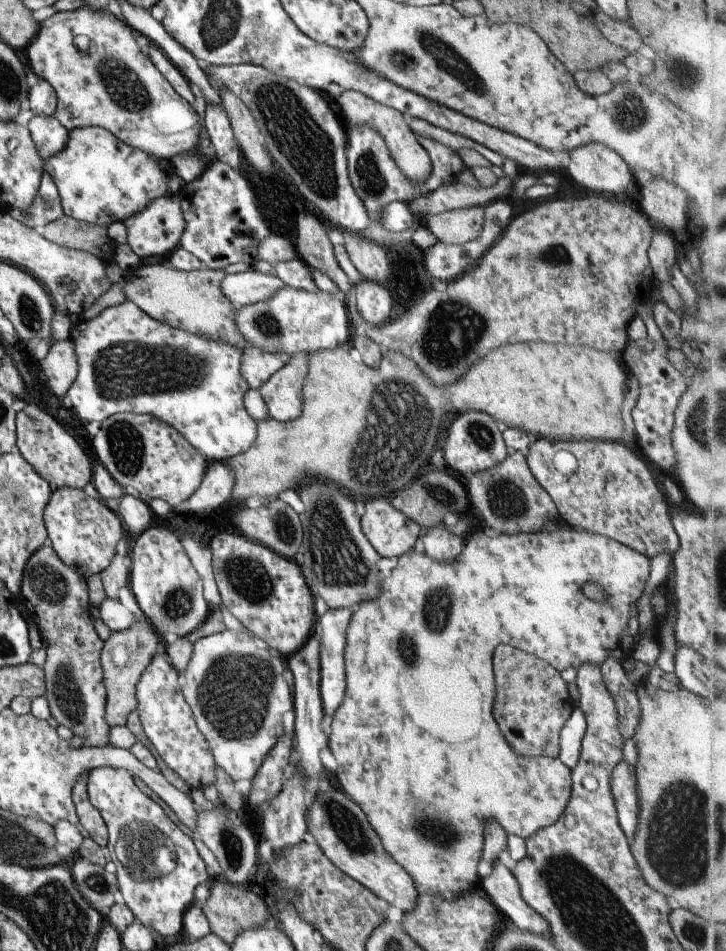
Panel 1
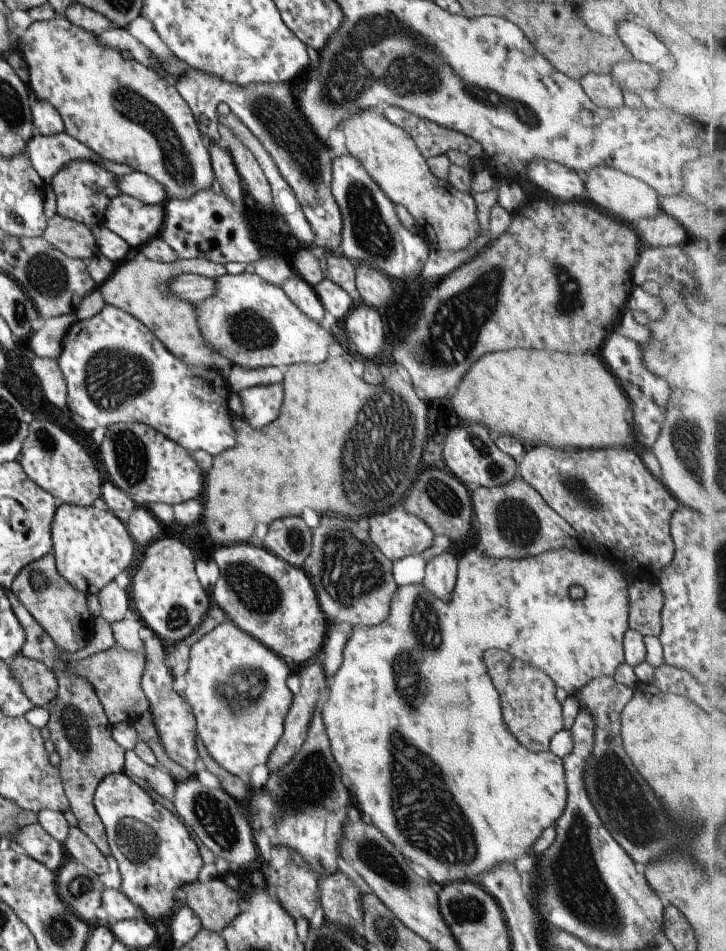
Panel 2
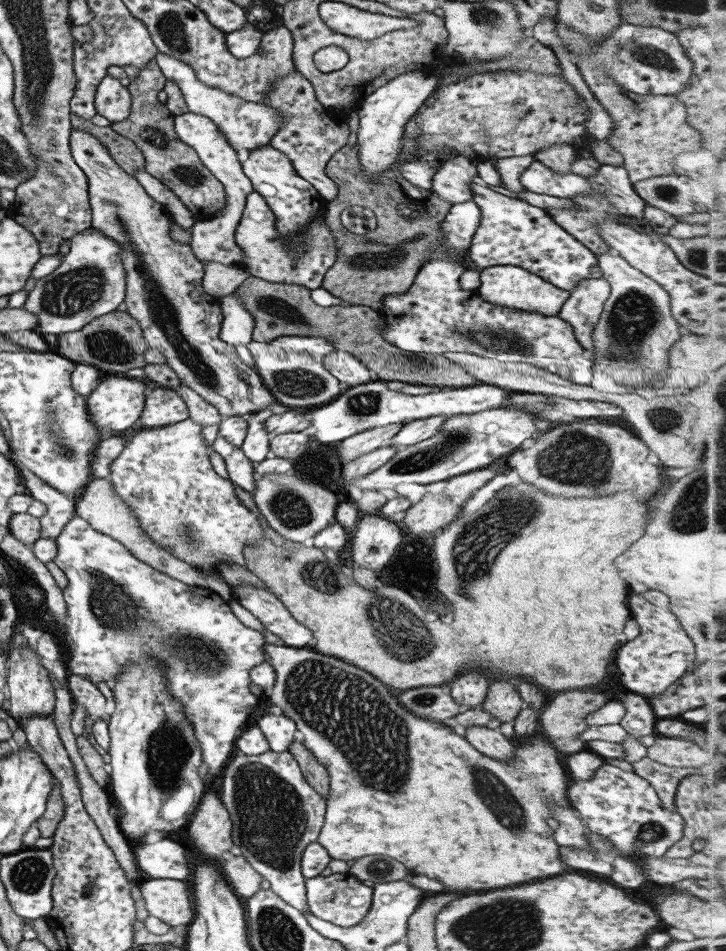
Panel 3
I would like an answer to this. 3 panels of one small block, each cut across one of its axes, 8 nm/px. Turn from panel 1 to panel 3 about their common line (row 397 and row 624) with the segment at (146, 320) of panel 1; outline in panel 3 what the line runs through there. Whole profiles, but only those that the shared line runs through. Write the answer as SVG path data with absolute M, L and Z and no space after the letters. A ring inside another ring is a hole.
M74 515L64 526L56 538L56 546L58 551L53 563L62 569L68 579L68 586L63 589L70 616L70 625L65 631L69 642L64 660L67 670L88 678L94 685L106 682L113 689L125 669L142 663L144 658L156 658L166 667L163 669L168 678L170 696L182 702L186 720L194 728L208 774L221 775L236 752L235 742L245 731L244 724L258 702L258 696L250 692L249 686L250 670L268 660L262 632L248 628L218 593L188 586L140 562L120 541L96 531L79 515Z

